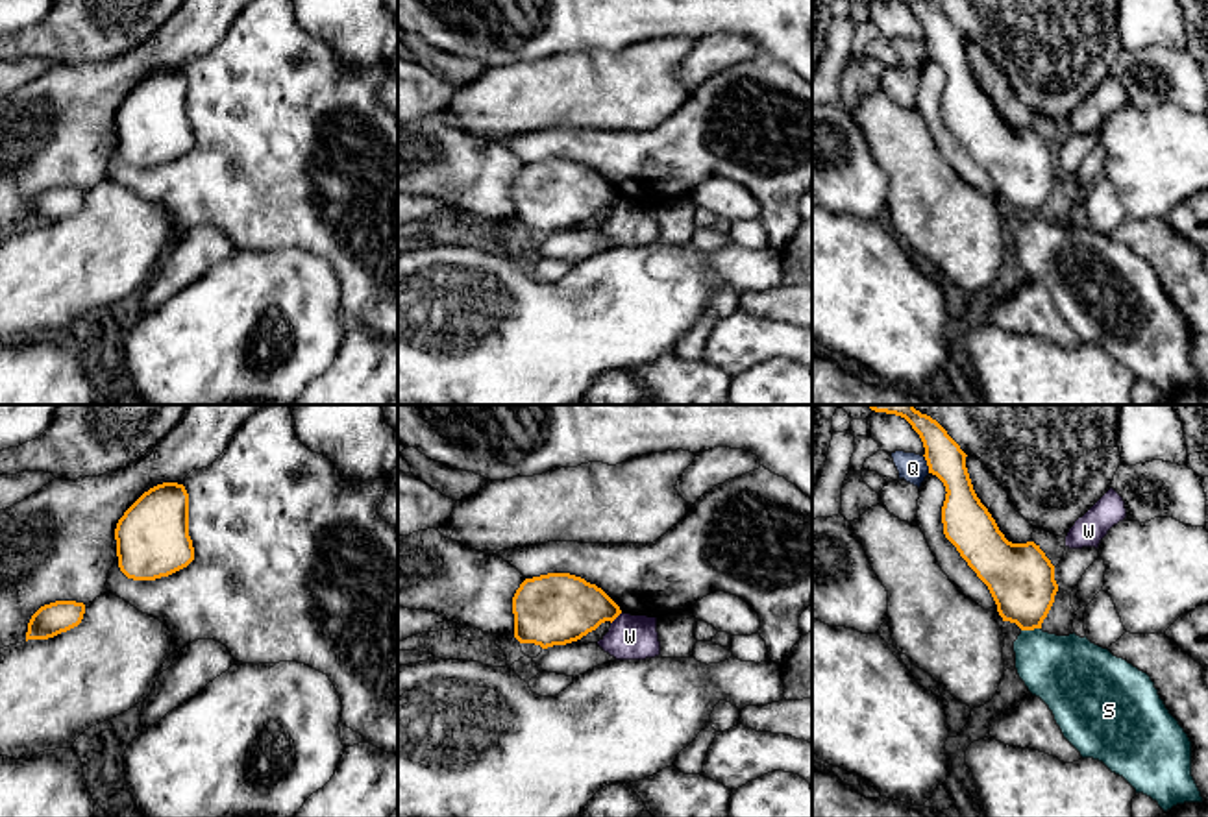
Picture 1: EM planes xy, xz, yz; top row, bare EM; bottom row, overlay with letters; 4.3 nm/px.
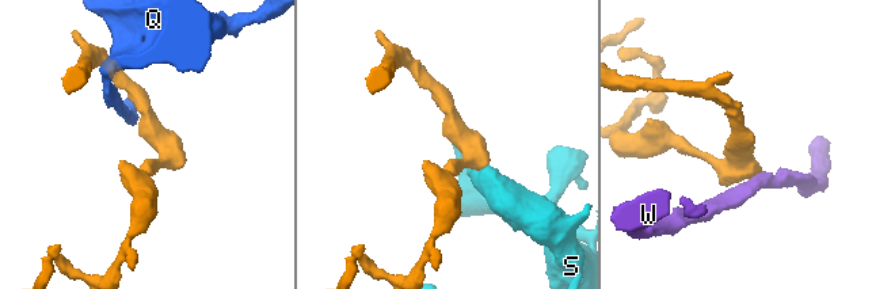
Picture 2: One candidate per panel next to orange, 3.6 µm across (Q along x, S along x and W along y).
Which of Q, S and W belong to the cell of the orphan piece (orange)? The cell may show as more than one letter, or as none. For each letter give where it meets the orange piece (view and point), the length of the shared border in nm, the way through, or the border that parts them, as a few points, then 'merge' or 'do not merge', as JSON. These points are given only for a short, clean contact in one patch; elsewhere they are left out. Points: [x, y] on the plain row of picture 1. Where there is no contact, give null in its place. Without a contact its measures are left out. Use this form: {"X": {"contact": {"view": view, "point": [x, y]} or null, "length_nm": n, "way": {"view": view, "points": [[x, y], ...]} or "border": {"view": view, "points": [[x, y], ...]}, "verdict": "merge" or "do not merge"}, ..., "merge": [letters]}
{"Q": {"contact": {"view": "yz", "point": [927, 50]}, "length_nm": 80, "border": {"view": "yz", "points": [[924, 41], [929, 58]]}, "verdict": "do not merge"}, "S": {"contact": {"view": "yz", "point": [1031, 215]}, "length_nm": 90, "way": {"view": "yz", "points": [[1020, 163], [1031, 215], [1068, 259]]}, "verdict": "merge"}, "W": {"contact": {"view": "xz", "point": [616, 202]}, "length_nm": 80, "border": {"view": "xz", "points": [[622, 198], [611, 209]]}, "verdict": "do not merge"}, "merge": ["S"]}

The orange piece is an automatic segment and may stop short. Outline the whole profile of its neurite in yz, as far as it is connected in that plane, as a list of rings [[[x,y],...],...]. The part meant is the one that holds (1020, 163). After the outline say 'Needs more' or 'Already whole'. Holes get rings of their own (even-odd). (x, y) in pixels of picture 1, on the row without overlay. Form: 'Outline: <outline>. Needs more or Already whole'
Outline: [[[895,0],[905,4],[919,20],[929,59],[945,72],[942,109],[945,124],[988,172],[1003,207],[1016,209],[1021,220],[1014,227],[1016,255],[1029,277],[1040,283],[1054,301],[1064,323],[1082,344],[1103,348],[1123,362],[1136,379],[1143,379],[1167,397],[1177,390],[1202,388],[1191,362],[1191,327],[1169,299],[1151,262],[1108,235],[1075,218],[1056,222],[1042,216],[1058,170],[1054,152],[1034,128],[1012,129],[999,116],[988,94],[977,83],[966,39],[947,17],[927,0]]]. Needs more

